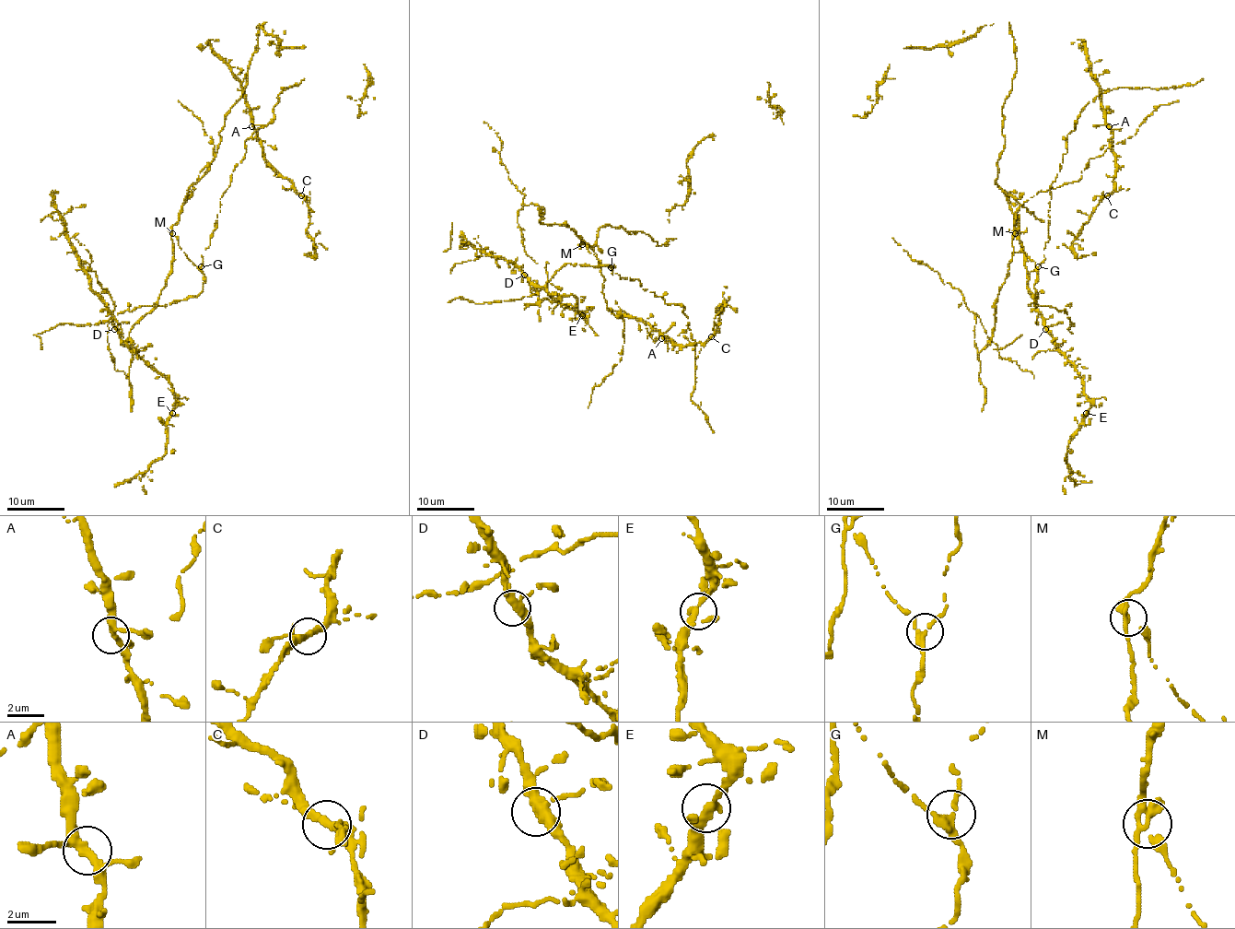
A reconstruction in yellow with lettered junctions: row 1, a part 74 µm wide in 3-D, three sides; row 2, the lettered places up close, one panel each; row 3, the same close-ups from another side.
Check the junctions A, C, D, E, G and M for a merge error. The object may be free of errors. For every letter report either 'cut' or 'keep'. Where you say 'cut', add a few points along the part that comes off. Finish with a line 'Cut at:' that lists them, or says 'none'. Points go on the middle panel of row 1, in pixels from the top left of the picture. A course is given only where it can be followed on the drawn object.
A: keep
C: keep
D: keep
E: keep
G: keep
M: cut | (582, 244), (566, 224), (539, 221), (543, 208), (524, 205), (526, 195), (500, 161), (501, 140), (483, 121)
Cut at: M

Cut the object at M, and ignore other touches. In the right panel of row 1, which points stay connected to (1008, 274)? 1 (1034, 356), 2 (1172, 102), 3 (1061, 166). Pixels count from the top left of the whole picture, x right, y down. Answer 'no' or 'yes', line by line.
1: no
2: yes
3: no

